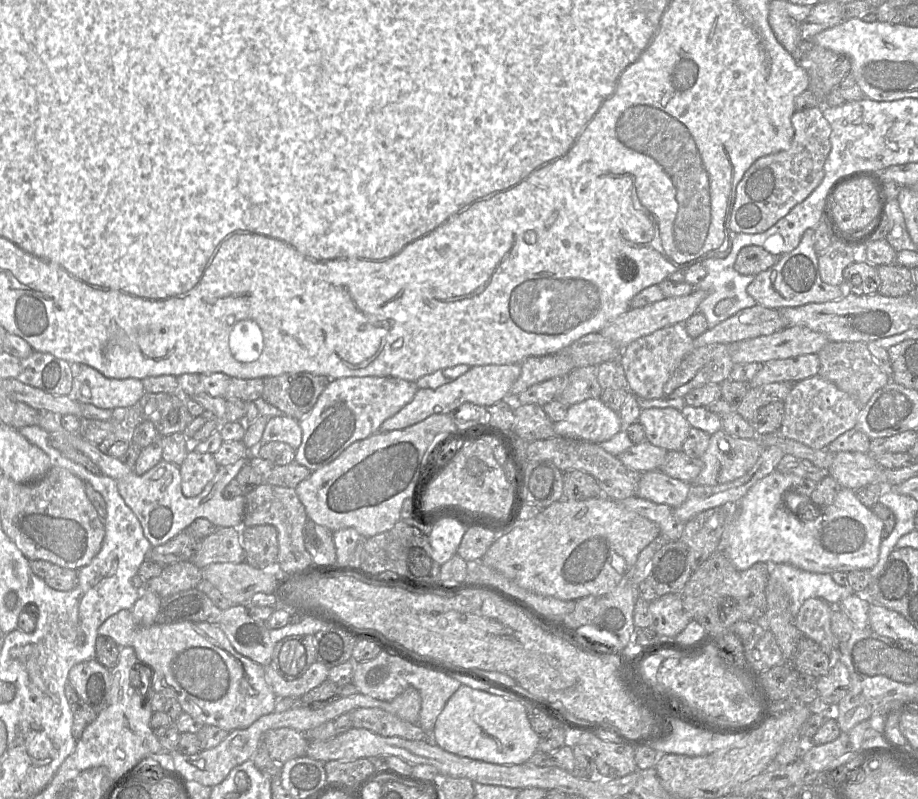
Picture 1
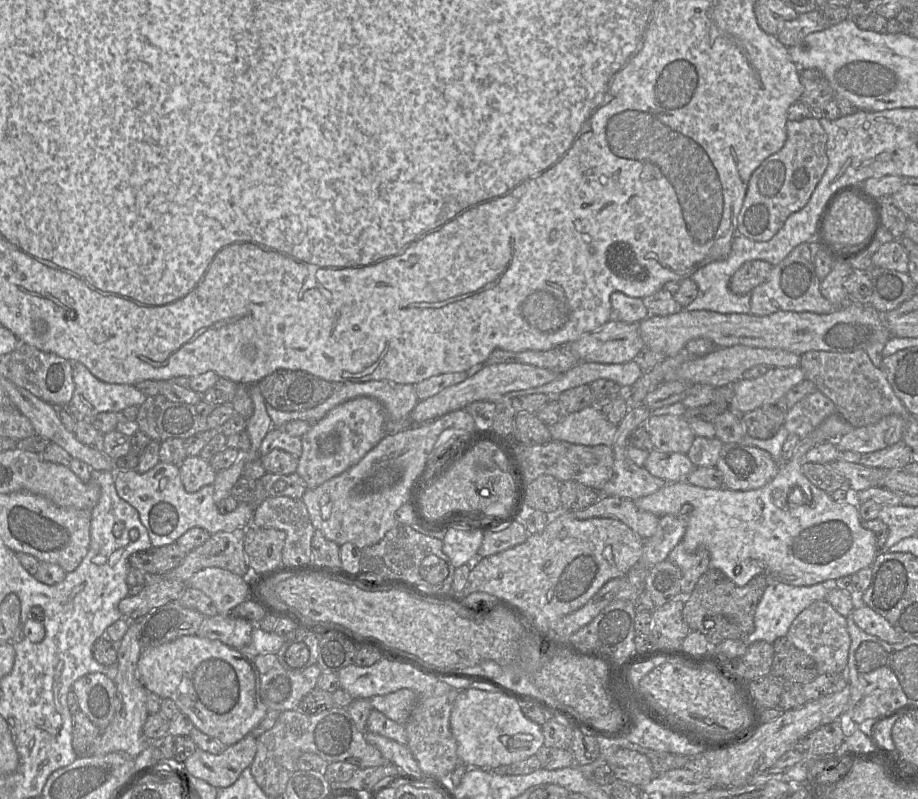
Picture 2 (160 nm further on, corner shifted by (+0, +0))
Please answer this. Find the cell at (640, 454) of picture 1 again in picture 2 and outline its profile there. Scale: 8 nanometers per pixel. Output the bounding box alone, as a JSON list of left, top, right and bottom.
[644,450,695,483]

